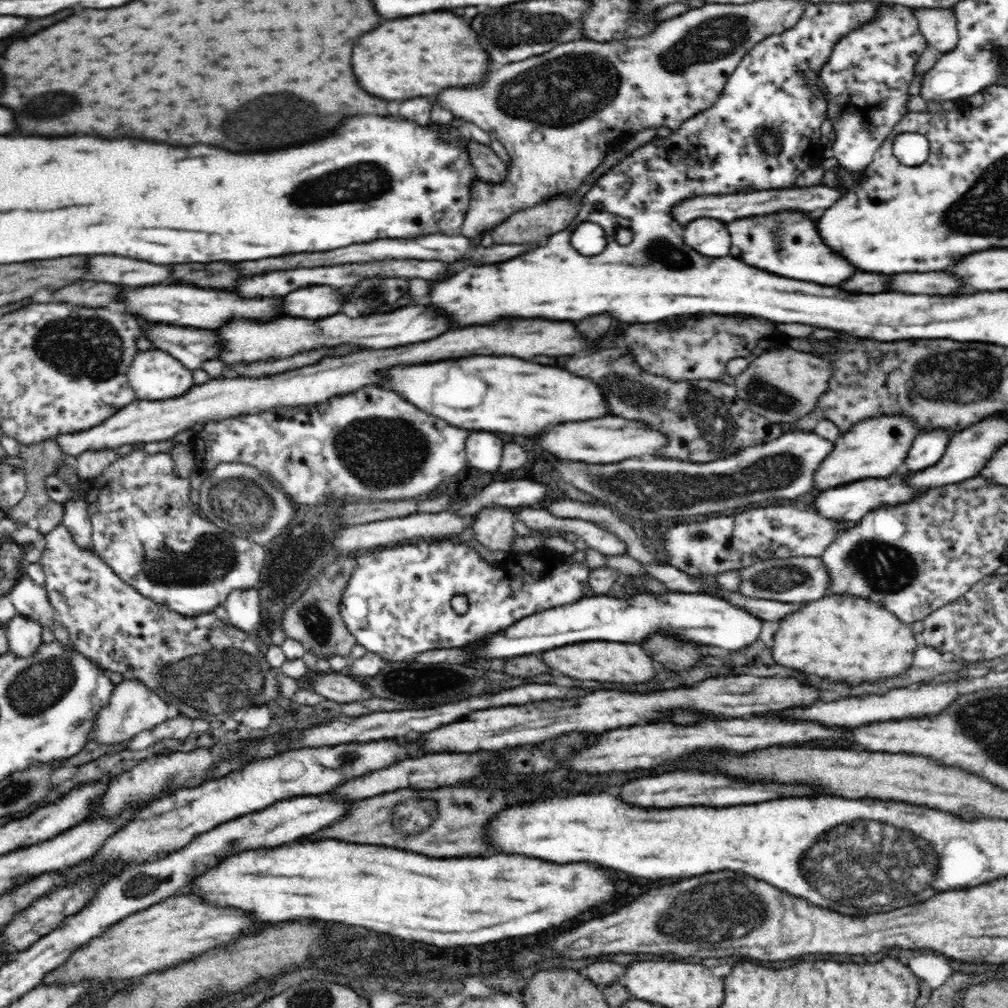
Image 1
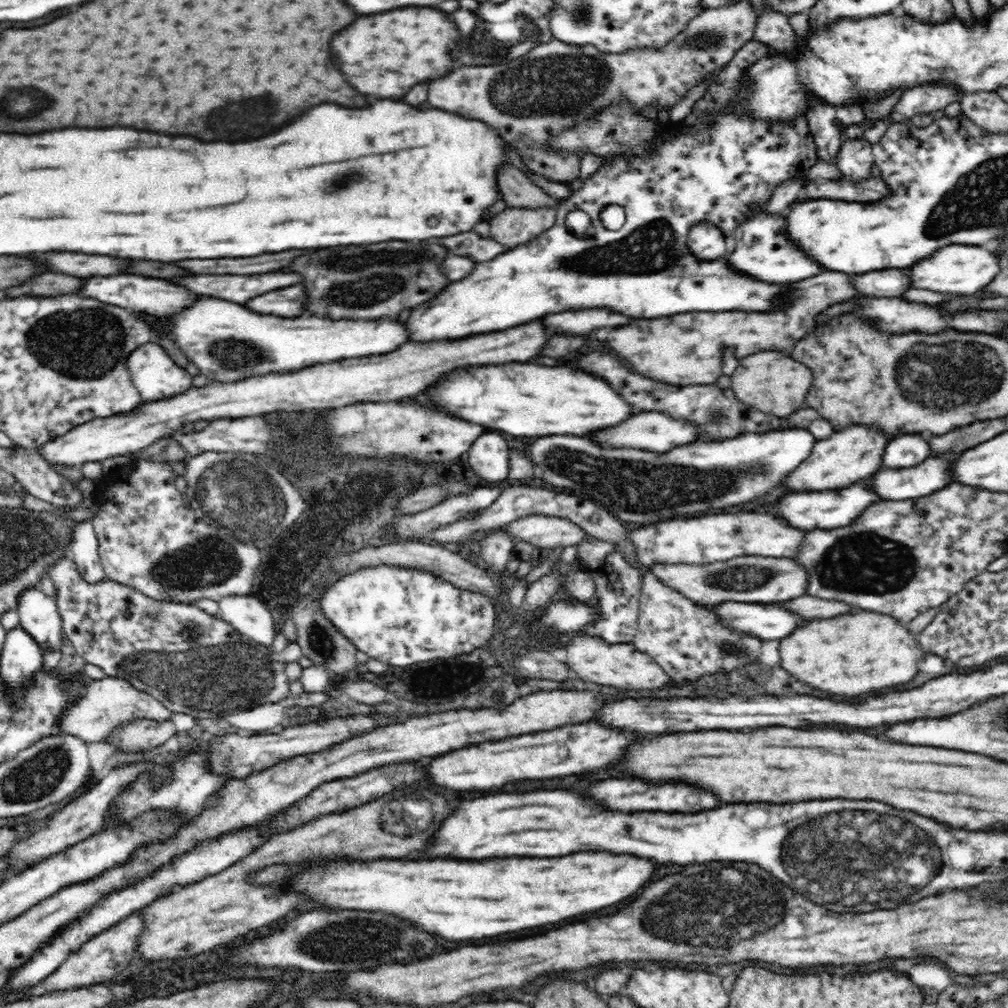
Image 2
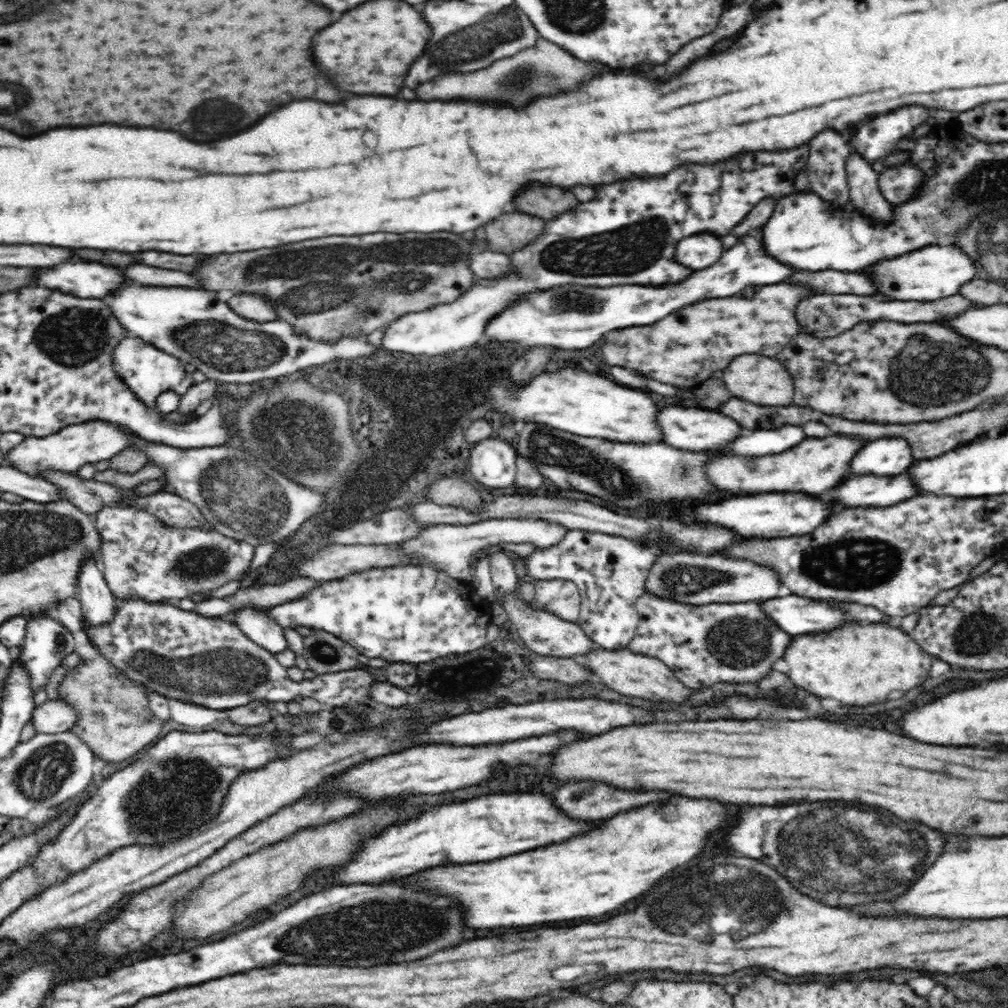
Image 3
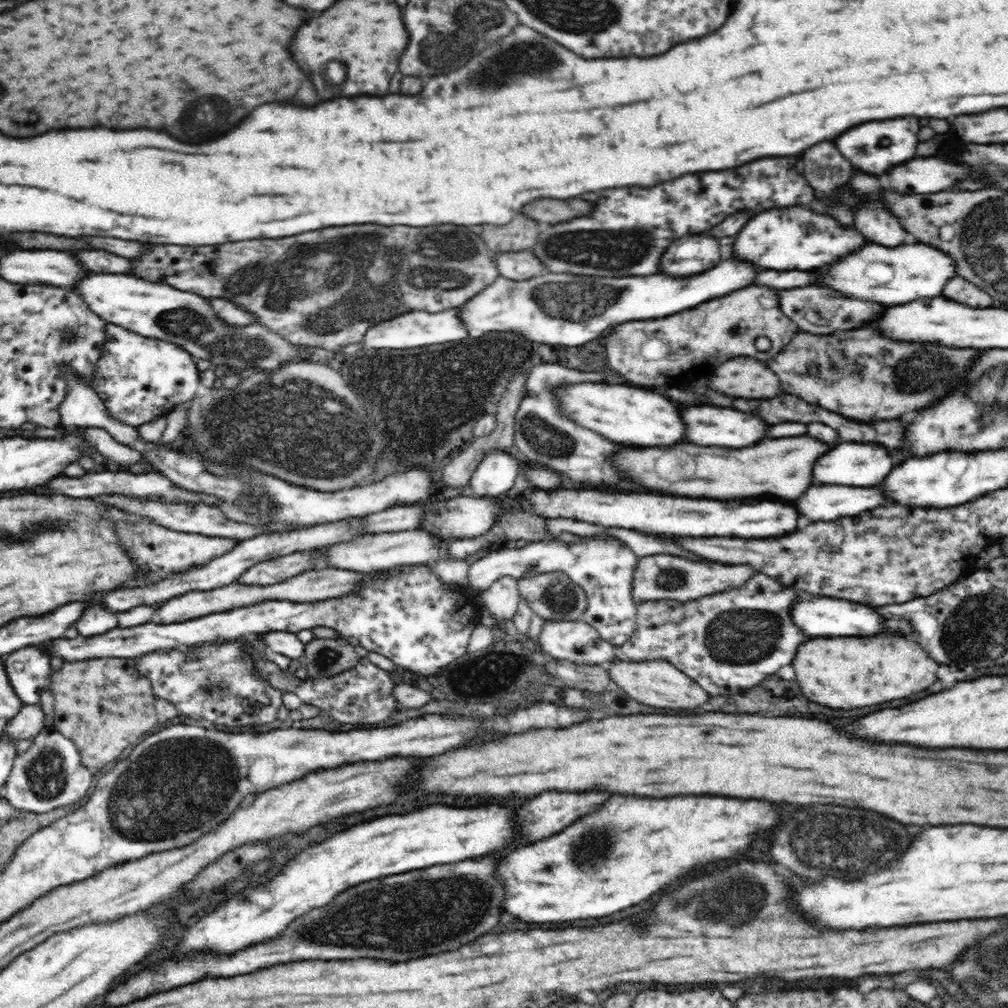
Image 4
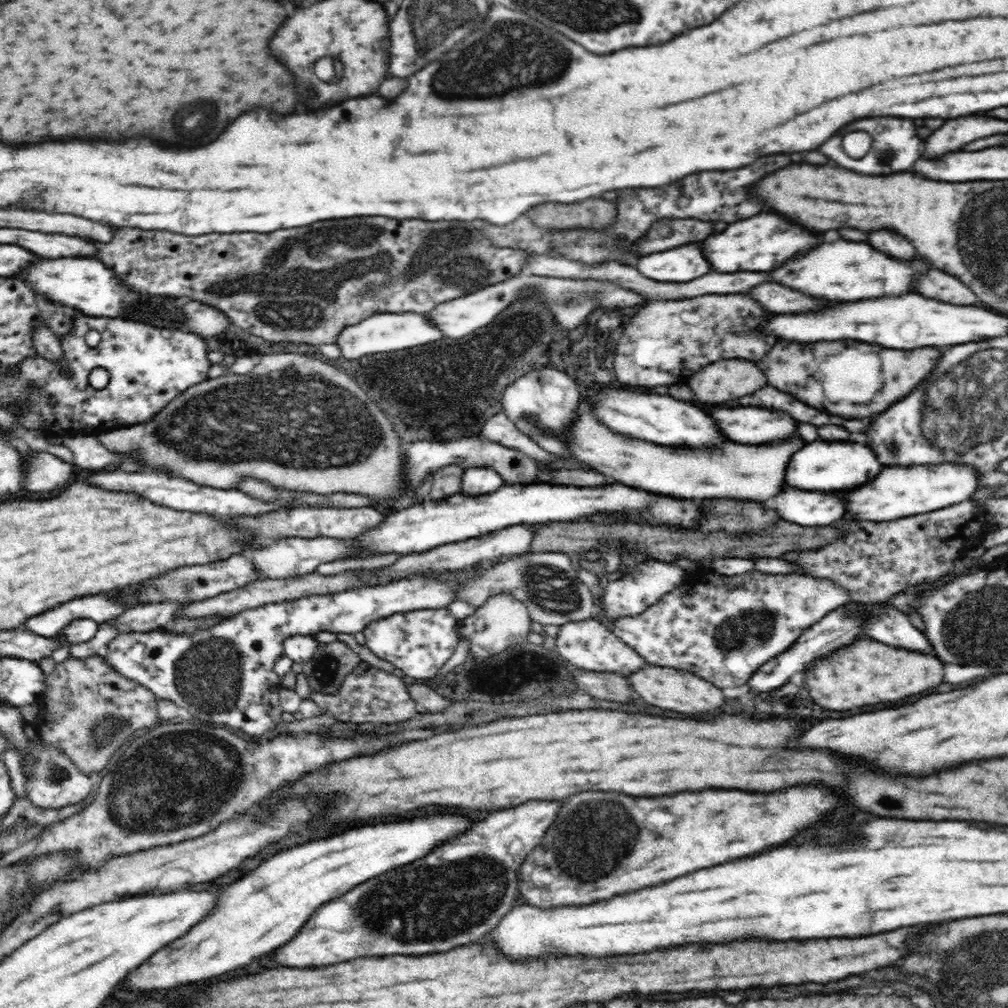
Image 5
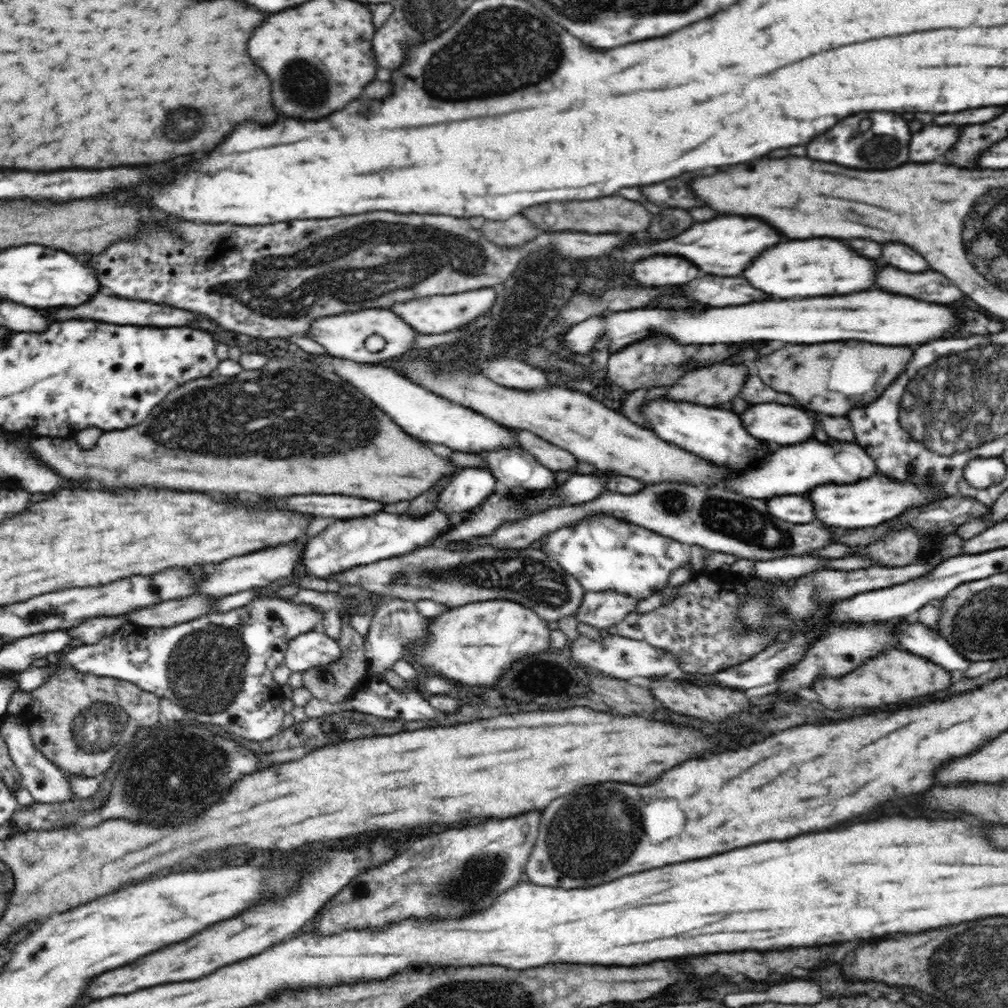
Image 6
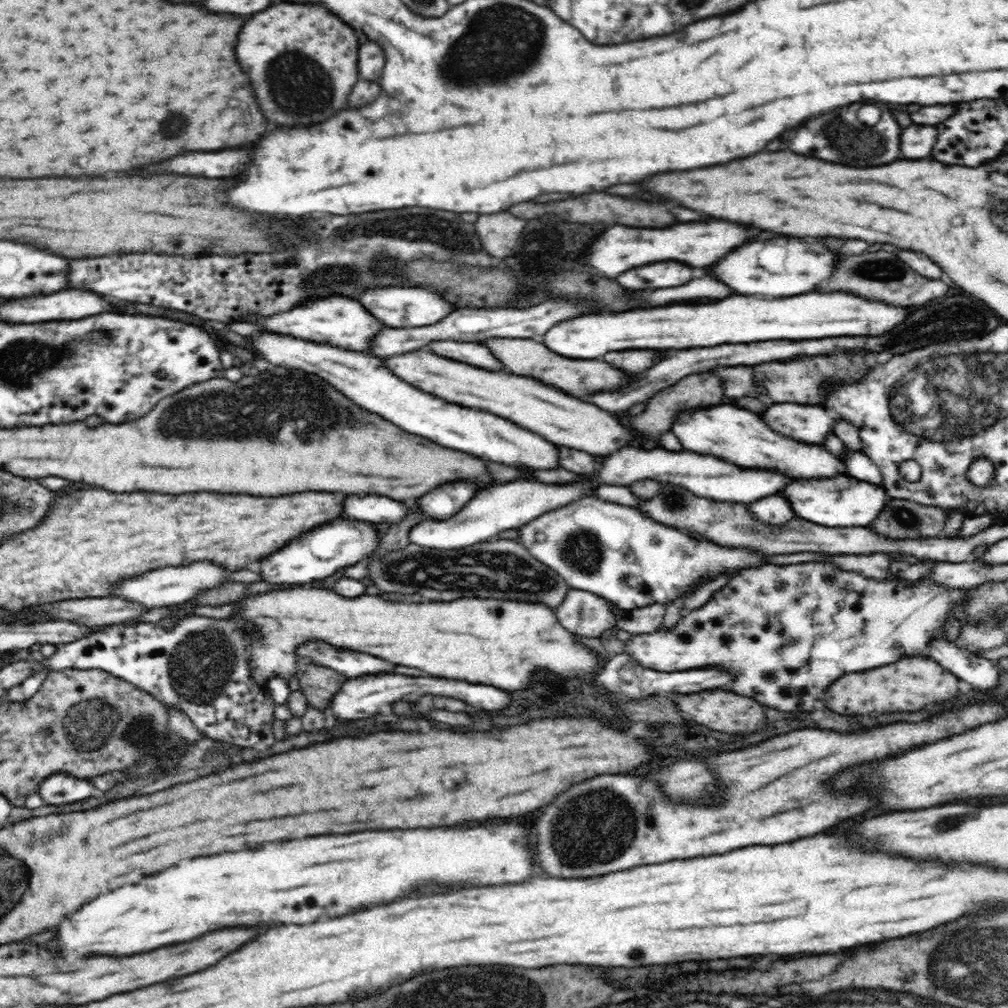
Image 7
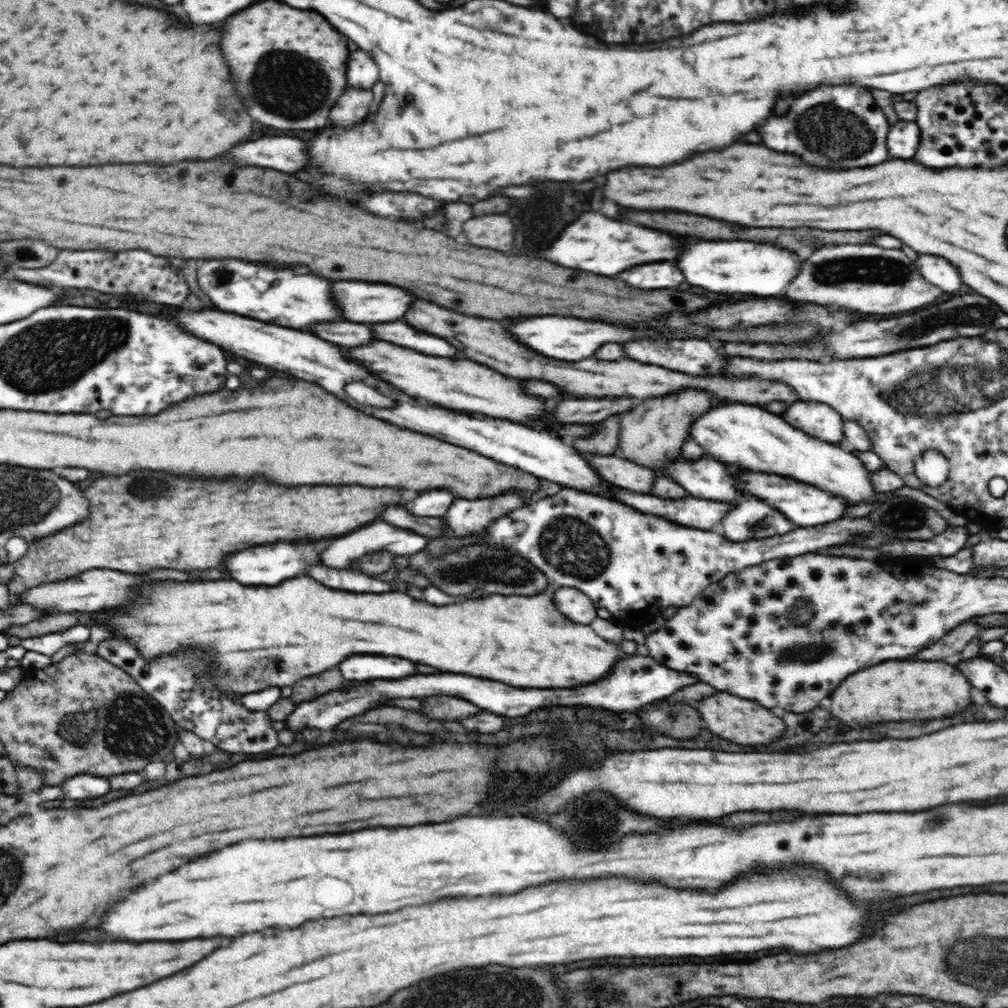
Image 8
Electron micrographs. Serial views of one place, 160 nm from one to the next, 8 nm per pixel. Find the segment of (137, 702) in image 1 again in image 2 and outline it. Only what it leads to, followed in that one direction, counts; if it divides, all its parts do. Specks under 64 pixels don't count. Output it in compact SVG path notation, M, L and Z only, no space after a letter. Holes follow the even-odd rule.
M105 676L103 679L93 680L88 685L86 694L64 710L58 727L60 732L81 738L86 743L104 742L114 732L114 728L132 722L134 718L162 722L170 719L170 714L172 711L151 694L138 690L123 678Z

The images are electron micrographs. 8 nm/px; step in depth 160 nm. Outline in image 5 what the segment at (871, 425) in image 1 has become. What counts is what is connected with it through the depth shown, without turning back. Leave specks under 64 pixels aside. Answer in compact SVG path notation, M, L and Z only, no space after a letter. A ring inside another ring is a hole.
M584 402L576 412L576 420L570 424L574 426L570 430L570 450L574 458L606 476L615 478L618 483L672 497L738 498L764 502L782 492L784 474L790 458L792 454L796 454L796 450L800 450L806 444L800 438L788 438L764 446L744 446L726 442L720 448L668 448L610 432L592 416L592 410Z

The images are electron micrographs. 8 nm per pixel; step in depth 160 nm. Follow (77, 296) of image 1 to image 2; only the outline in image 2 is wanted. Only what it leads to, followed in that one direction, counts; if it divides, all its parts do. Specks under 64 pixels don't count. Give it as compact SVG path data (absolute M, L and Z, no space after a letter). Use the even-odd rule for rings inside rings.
M42 274L28 284L22 284L18 288L6 288L7 298L18 298L24 294L34 294L36 296L56 296L56 294L78 294L82 290L84 280L66 276L66 274Z

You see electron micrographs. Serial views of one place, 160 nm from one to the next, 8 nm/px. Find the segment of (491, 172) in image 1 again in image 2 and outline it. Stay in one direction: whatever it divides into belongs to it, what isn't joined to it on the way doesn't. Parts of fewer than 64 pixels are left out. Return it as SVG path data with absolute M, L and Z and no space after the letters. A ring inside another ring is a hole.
M506 164L496 175L501 197L510 207L535 209L540 207L557 208L562 202L554 201L538 188L520 169Z

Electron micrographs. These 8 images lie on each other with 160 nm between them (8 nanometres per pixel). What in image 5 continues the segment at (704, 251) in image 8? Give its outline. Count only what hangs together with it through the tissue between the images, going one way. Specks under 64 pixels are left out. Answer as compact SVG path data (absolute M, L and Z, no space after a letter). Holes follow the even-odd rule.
M838 240L838 242L832 242L830 246L822 244L820 248L810 250L808 254L786 262L782 268L770 272L770 276L778 284L790 286L798 292L804 292L816 298L854 302L854 300L900 296L900 294L914 292L912 278L926 270L930 270L930 264L924 262L922 258L900 262L884 252L878 252L870 244Z

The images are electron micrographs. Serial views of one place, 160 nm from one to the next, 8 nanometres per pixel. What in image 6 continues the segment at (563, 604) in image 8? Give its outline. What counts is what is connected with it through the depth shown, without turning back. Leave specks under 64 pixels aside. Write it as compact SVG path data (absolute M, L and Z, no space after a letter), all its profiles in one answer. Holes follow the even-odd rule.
M615 590L606 592L586 592L576 620L594 626L594 628L610 628L624 620L627 614L634 613L639 601L629 598L627 594L618 594Z

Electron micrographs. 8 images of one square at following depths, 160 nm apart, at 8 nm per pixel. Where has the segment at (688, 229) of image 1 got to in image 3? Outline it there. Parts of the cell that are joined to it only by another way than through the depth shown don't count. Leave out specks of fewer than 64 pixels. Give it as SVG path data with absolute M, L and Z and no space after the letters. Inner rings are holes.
M698 233L680 242L676 245L676 260L688 268L702 270L712 266L720 254L724 252L720 238L712 234Z

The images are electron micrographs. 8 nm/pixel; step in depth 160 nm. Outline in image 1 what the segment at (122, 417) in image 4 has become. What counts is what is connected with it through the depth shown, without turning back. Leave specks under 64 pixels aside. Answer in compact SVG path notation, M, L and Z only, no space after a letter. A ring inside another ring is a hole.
M158 349L138 351L127 370L127 383L138 400L168 400L186 394L194 385L192 371L172 355Z

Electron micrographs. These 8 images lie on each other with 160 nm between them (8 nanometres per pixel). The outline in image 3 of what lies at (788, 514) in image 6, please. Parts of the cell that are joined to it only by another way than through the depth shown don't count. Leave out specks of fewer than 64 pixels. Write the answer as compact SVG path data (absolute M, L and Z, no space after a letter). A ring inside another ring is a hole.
M898 474L898 476L854 476L846 480L842 486L836 488L836 504L840 508L856 508L856 506L892 506L896 502L904 502L909 498L920 495L918 485L910 481L908 474Z

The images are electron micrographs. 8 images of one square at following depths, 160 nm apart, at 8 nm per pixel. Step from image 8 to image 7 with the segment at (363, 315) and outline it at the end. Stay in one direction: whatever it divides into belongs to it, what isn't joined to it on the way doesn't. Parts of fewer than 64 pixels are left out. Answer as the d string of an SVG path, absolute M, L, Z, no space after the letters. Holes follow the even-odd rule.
M378 288L378 290L366 290L360 298L364 309L372 316L376 316L386 326L398 326L398 328L414 328L414 326L428 326L436 324L442 318L446 318L456 306L446 302L442 296L424 290L424 288Z

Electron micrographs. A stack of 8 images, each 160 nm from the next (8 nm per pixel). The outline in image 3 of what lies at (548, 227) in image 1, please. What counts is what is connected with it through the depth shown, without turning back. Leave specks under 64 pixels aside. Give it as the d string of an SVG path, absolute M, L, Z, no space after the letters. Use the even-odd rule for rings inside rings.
M520 212L502 214L485 225L485 242L490 250L511 255L542 234L544 219Z

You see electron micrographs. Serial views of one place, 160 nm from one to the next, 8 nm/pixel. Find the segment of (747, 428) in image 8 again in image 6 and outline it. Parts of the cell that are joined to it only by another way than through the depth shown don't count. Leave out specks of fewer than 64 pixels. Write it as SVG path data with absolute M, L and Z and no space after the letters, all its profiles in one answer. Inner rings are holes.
M656 398L640 408L640 414L648 420L650 428L662 440L676 444L700 458L712 460L718 466L726 468L746 468L754 460L764 458L768 444L752 438L744 428L736 414L730 410L718 410L718 408L706 408L696 406L690 402L672 402L664 398Z

